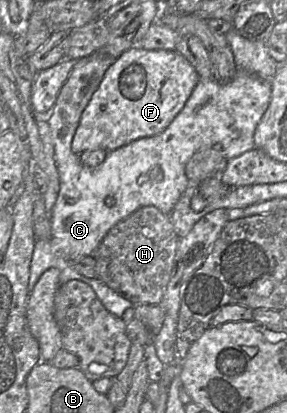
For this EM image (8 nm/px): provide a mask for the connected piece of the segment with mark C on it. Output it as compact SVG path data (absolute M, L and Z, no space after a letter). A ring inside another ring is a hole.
M93 53L87 57L75 60L76 62L66 82L57 95L54 107L47 115L59 174L60 190L51 211L52 236L50 239L36 239L35 241L30 263L28 292L30 294L40 276L47 269L54 267L60 271L59 286L69 280L79 280L88 284L94 290L104 307L110 313L122 318L124 311L135 305L115 292L100 279L88 278L77 272L69 265L70 258L84 256L93 256L95 258L95 250L107 232L119 221L141 207L155 206L163 213L170 214L188 186L189 179L185 174L185 166L195 152L214 148L229 160L255 148L253 136L271 100L271 80L263 80L239 69L237 69L233 79L227 83L219 83L213 78L199 79L182 110L163 132L136 139L127 145L108 151L105 160L99 166L90 168L81 163L79 155L72 151L71 143L83 110L99 87L107 69L116 59L105 53ZM153 167L160 167L162 169L163 179L161 181L149 178L149 172Z

